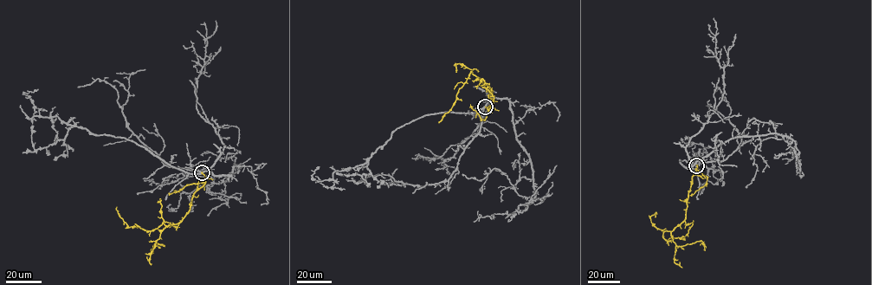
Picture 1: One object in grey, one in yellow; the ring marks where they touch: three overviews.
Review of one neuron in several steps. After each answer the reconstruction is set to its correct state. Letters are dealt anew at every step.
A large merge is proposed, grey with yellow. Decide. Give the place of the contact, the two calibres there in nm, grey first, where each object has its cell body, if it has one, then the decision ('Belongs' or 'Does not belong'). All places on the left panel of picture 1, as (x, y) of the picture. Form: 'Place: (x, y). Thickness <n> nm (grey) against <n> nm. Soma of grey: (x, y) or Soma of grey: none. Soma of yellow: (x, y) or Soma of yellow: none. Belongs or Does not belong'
Place: (202, 172). Thickness 400 nm (grey) against 320 nm. Soma of grey: none. Soma of yellow: none. Belongs

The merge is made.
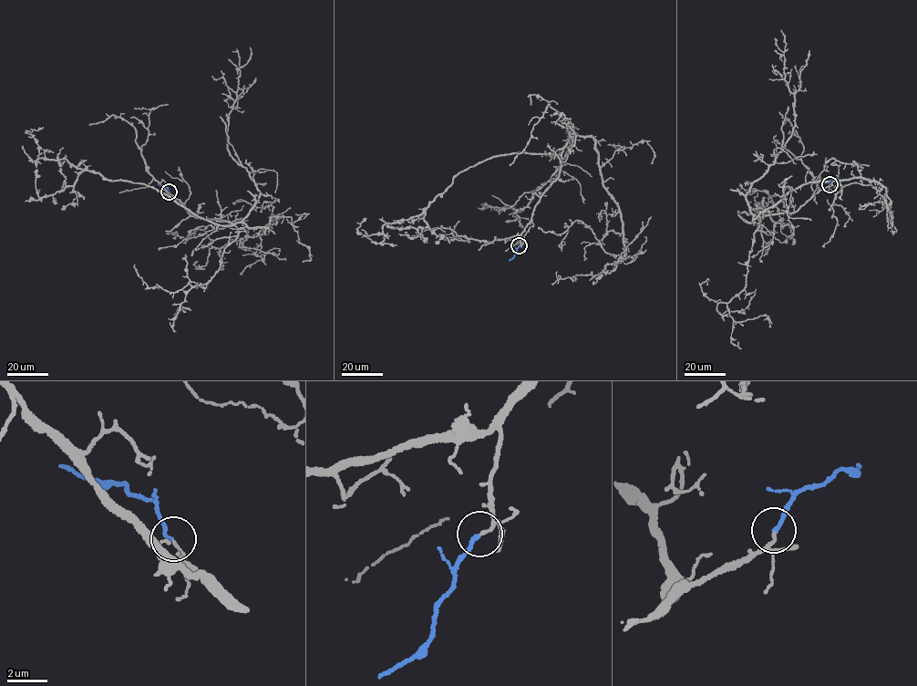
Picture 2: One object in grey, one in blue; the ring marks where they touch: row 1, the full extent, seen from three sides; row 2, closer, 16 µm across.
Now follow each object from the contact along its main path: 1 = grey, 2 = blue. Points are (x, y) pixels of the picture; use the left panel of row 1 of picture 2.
1: (170, 192), (201, 218), (253, 228), (265, 228), (272, 214), (277, 222), (249, 236), (236, 219), (158, 249)
2: (170, 192), (158, 184)

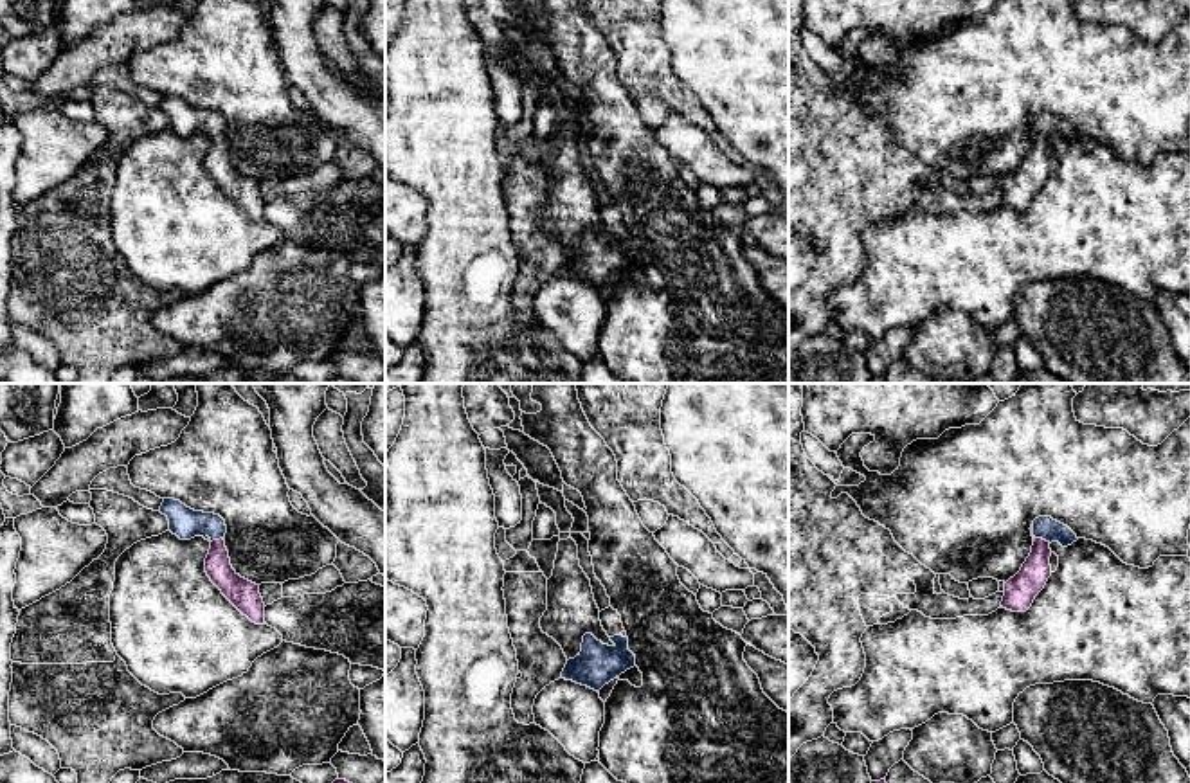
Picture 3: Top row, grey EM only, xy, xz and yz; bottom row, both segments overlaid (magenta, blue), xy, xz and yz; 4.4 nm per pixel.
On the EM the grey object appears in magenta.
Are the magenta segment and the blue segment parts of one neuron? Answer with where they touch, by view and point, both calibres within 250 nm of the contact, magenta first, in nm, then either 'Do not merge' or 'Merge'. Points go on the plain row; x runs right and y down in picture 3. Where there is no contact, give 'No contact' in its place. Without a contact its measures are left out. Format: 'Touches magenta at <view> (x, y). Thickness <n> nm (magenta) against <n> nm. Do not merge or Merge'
Touches magenta at yz (1041, 135). Thickness 140 nm (magenta) against 100 nm. Merge

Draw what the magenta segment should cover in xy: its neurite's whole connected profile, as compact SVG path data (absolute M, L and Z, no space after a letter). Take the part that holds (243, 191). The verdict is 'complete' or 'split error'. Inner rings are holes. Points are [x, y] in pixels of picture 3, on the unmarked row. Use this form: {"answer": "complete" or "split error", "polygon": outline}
{"answer": "split error", "polygon": "M164 95L160 106L169 117L169 128L180 137L209 133L211 146L205 155L205 169L221 191L252 220L265 221L265 200L259 182L241 175L230 162L225 144L227 122L220 112L194 108L175 95Z"}

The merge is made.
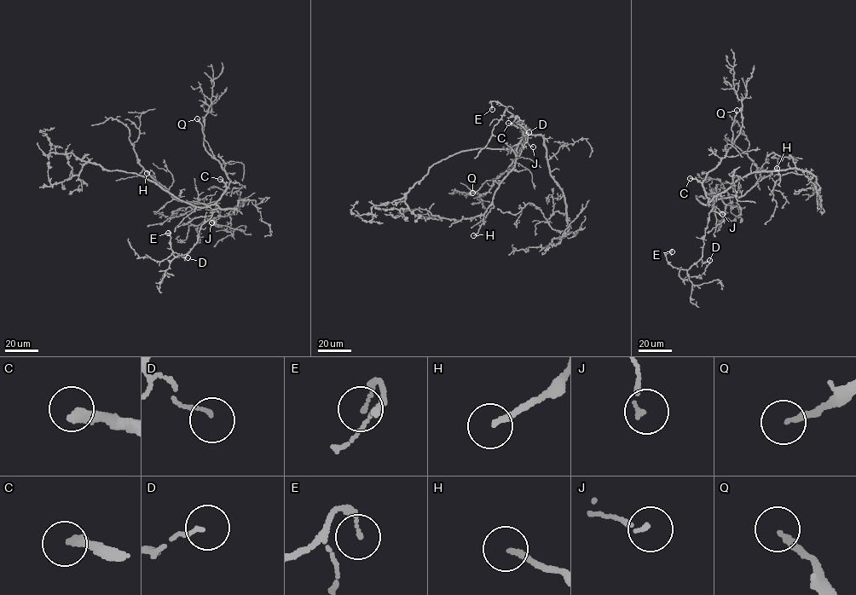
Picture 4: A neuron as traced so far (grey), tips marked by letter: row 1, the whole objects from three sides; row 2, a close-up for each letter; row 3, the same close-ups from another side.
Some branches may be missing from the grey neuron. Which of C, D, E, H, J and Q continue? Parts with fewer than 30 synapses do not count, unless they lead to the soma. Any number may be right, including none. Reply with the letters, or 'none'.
C, H, Q

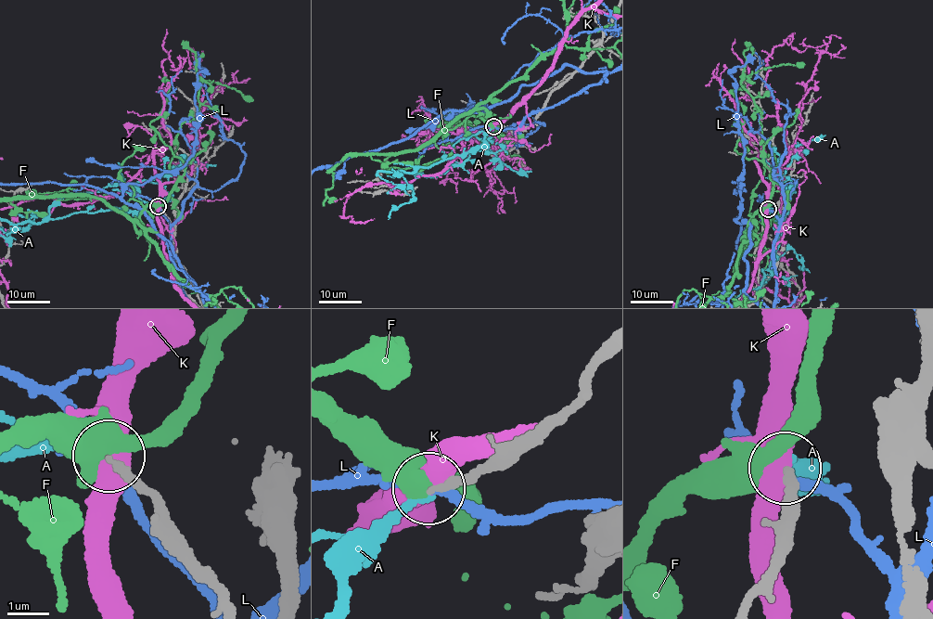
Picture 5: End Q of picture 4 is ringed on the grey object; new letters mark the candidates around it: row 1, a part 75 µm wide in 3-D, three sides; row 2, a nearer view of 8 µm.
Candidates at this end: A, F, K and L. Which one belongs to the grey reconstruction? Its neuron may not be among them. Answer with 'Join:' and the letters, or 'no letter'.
Join: no letter

